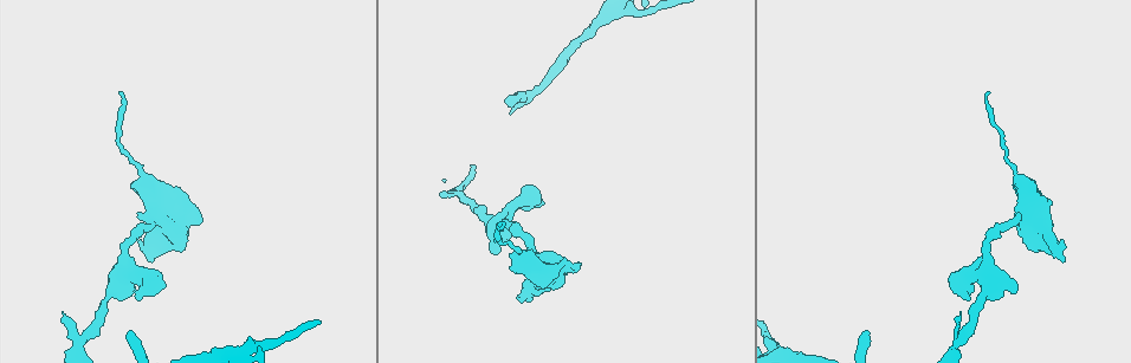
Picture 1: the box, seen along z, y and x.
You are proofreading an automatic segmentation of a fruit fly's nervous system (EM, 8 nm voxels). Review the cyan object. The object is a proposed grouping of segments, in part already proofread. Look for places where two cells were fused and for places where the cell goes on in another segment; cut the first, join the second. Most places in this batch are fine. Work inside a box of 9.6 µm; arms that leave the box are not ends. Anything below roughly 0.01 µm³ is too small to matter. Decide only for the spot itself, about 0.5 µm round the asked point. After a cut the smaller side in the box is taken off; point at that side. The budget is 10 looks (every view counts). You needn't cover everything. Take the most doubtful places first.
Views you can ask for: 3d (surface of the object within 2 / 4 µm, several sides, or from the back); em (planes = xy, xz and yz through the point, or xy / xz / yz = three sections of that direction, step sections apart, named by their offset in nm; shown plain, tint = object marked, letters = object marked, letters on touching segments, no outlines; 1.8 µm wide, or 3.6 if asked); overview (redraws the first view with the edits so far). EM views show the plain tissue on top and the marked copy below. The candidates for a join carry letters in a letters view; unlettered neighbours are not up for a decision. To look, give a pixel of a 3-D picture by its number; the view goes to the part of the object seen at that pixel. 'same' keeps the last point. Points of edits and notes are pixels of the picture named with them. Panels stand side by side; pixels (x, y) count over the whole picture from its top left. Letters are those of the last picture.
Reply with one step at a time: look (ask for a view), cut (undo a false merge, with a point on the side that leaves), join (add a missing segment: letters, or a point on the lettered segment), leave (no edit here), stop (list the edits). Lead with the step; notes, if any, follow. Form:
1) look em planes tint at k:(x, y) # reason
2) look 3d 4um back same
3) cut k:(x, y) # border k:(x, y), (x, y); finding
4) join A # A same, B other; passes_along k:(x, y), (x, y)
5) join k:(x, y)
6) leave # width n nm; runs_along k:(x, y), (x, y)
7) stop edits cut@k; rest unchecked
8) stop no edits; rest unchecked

look 3d 4um back at 1:(868, 334) # branch stops here

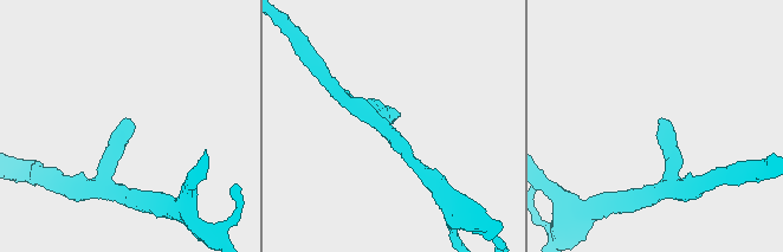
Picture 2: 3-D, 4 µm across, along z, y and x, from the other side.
look em planes letters at 2:(391, 121)

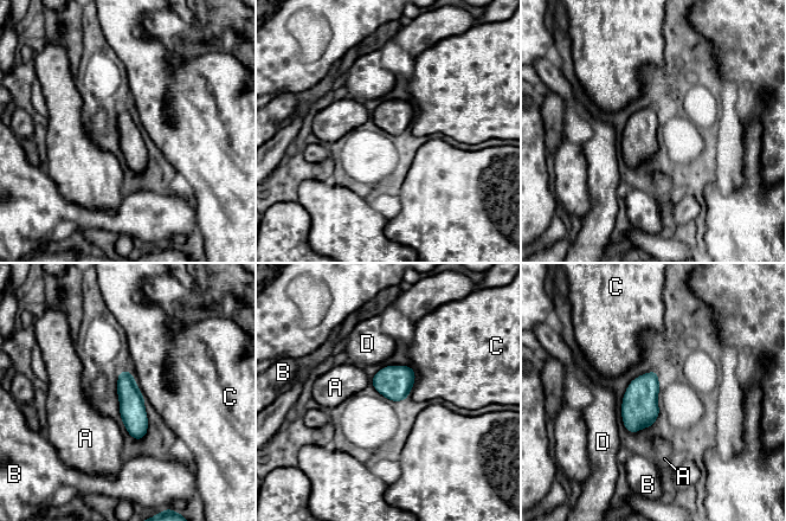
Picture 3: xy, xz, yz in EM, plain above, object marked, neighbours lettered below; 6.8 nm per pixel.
leave # A other, B other, C other, D other; border 3:(411, 366), (414, 384), (406, 398); none of them fits

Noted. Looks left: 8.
look em 3.6um planes tint at 1:(123, 94) # an open end

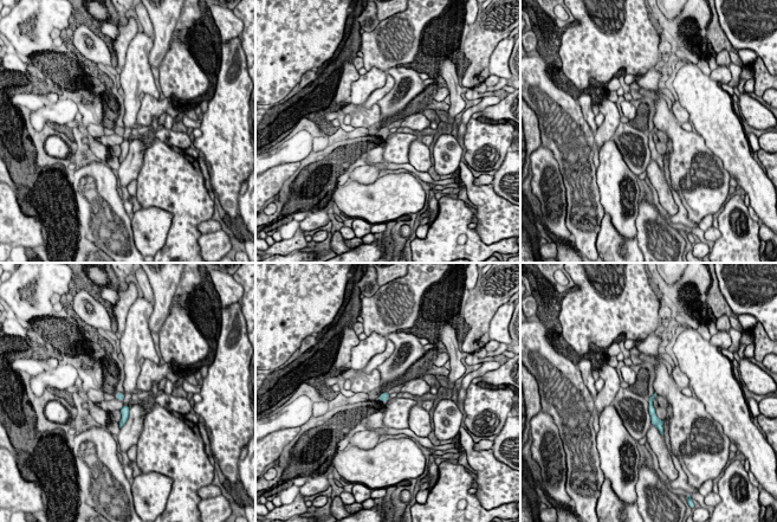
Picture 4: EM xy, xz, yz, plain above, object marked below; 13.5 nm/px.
look em 3.6um planes letters same

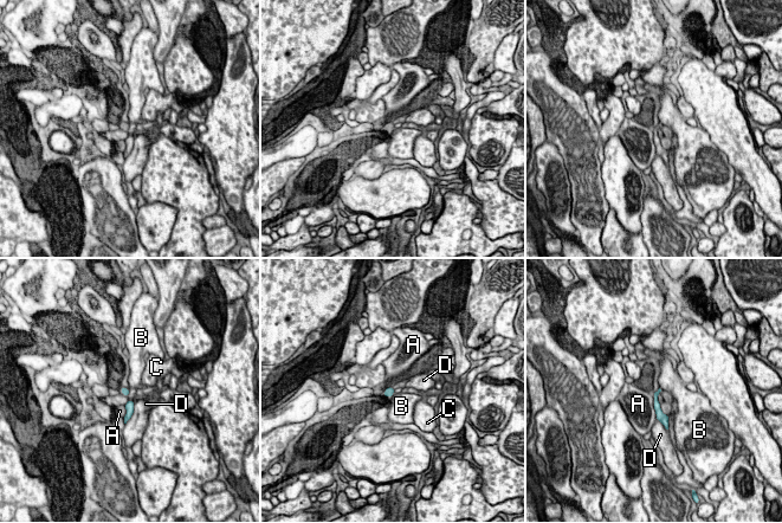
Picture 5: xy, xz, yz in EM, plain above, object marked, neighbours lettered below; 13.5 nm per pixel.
leave # A other, B other, C other, D other; border 5:(130, 391), (128, 394); no lettered segment goes on from it

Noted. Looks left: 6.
look em 3.6um yz step 4 tint at 1:(166, 285) # branch stops here

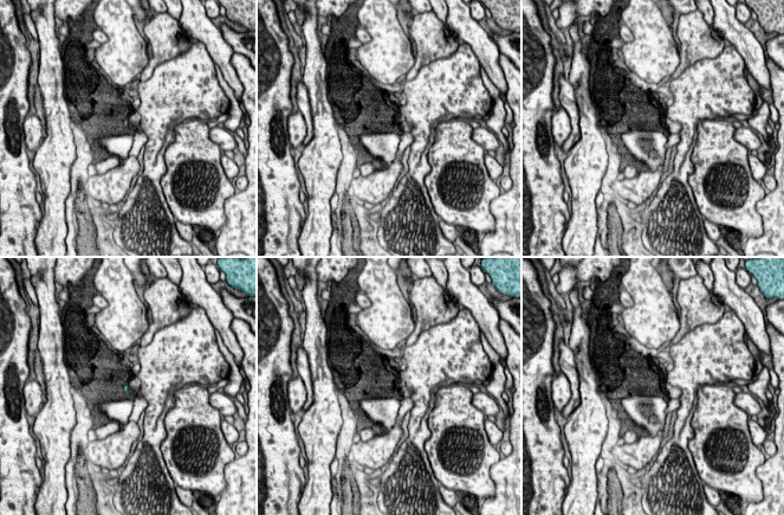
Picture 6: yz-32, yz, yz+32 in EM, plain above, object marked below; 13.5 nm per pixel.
look em 3.6um planes letters same # cut it another way

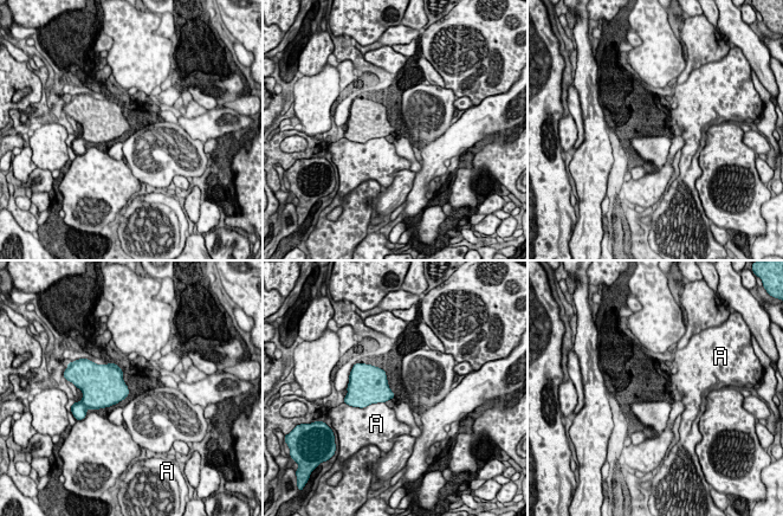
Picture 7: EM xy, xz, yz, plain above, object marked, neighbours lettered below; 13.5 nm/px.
leave # A other; none of them fits

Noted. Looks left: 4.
look em planes letters at 1:(495, 254) # stops while still wide

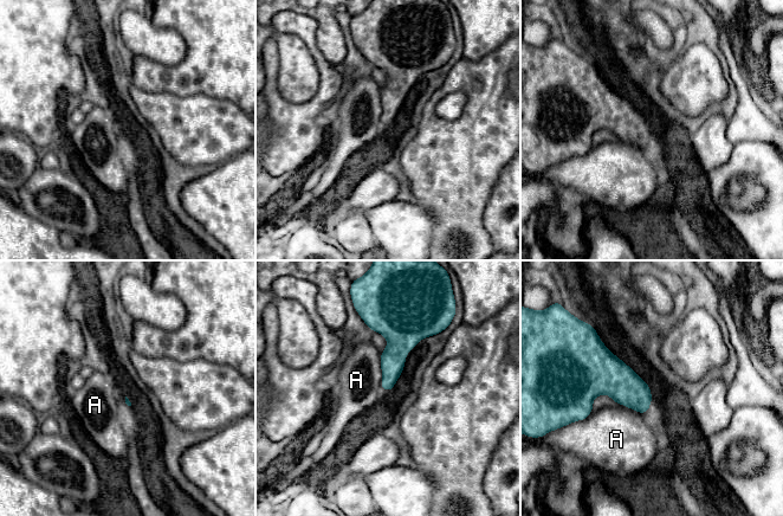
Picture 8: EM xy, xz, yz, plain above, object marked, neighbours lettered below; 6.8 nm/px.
leave # longest_contact A 240 nm; A other; no lettered segment goes on from it

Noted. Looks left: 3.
stop no edits; rest unchecked

